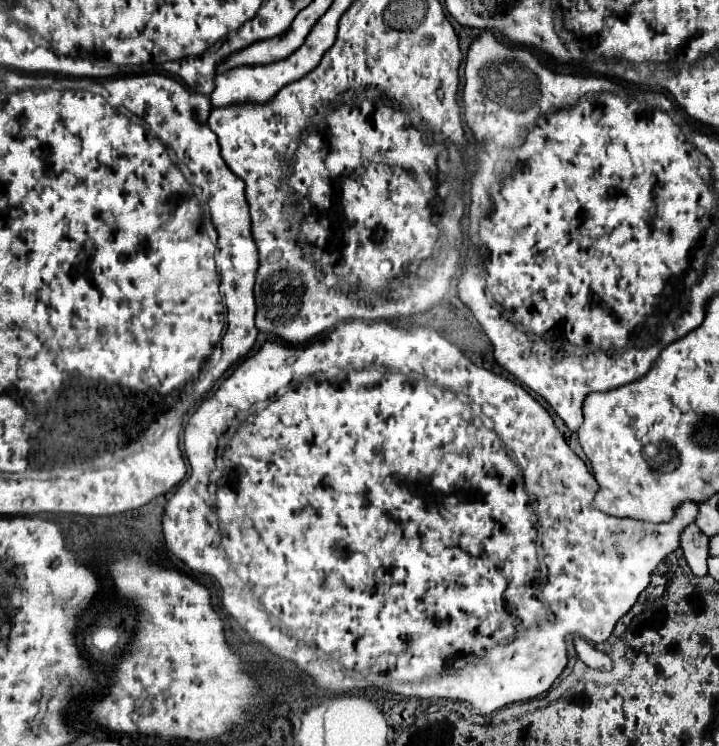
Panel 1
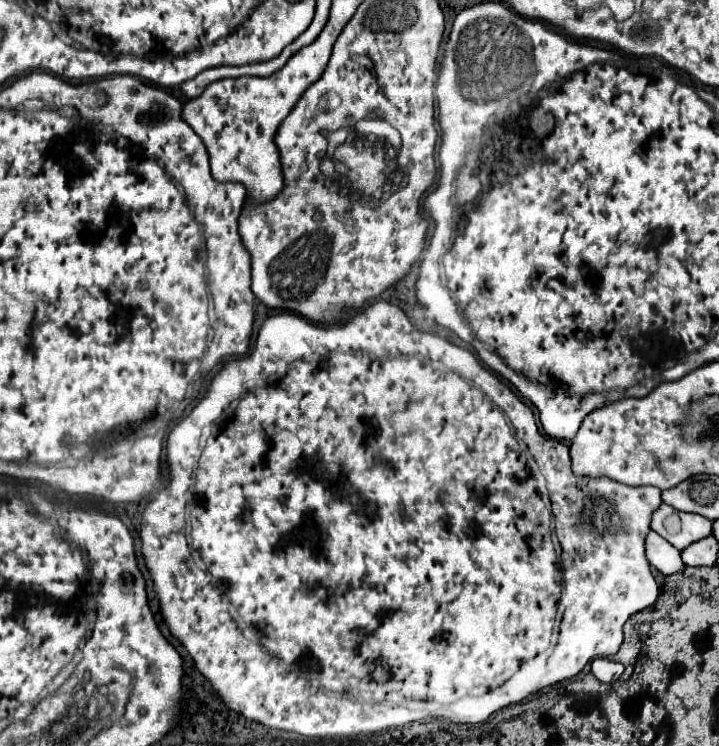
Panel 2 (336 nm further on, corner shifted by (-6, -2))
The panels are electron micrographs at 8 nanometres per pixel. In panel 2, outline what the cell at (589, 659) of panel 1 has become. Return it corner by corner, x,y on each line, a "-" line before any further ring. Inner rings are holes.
595,659
591,665
591,673
603,683
617,681
623,675
623,669
625,667
621,663
615,663
611,659

